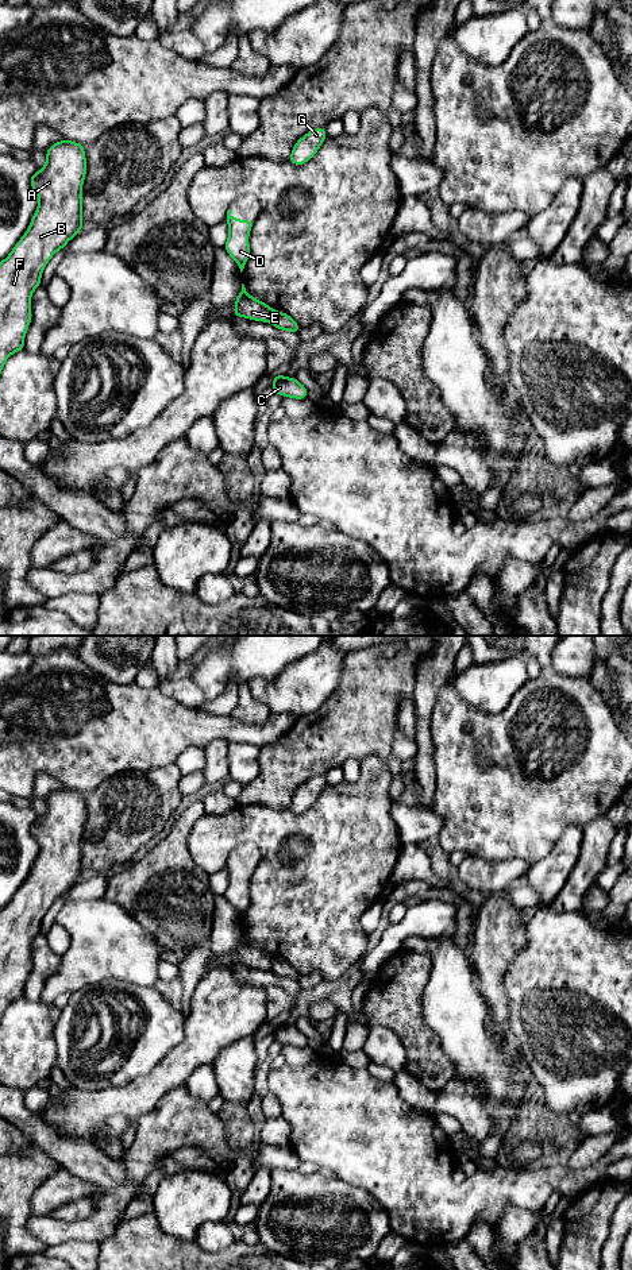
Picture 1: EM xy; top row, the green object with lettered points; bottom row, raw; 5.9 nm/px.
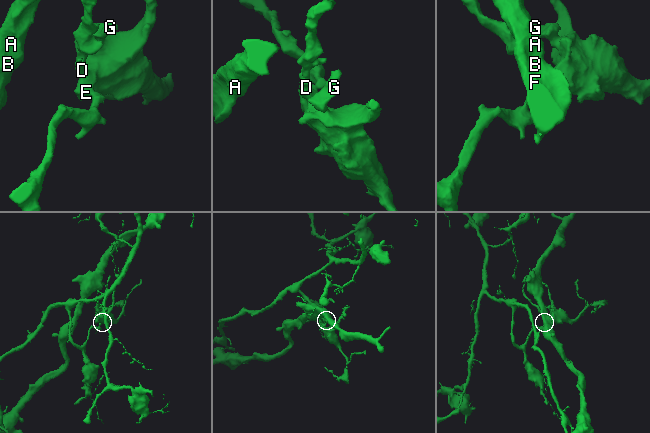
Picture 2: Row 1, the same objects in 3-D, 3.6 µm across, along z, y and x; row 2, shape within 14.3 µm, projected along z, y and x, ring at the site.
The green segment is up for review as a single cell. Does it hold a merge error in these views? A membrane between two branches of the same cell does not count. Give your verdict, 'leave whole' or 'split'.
split

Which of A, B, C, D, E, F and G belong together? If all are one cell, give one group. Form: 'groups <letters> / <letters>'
groups A B C F / D E G

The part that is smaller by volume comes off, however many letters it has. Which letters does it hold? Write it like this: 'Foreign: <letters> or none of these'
Foreign: D, E, G

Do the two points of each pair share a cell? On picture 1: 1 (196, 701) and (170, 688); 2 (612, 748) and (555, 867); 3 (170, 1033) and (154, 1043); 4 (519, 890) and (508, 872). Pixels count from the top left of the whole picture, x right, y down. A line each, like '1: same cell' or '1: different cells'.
1: same cell
2: different cells
3: same cell
4: different cells

